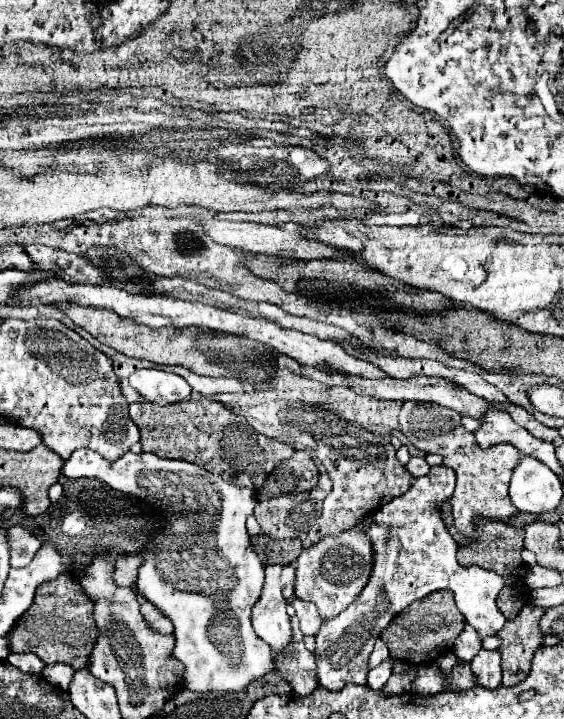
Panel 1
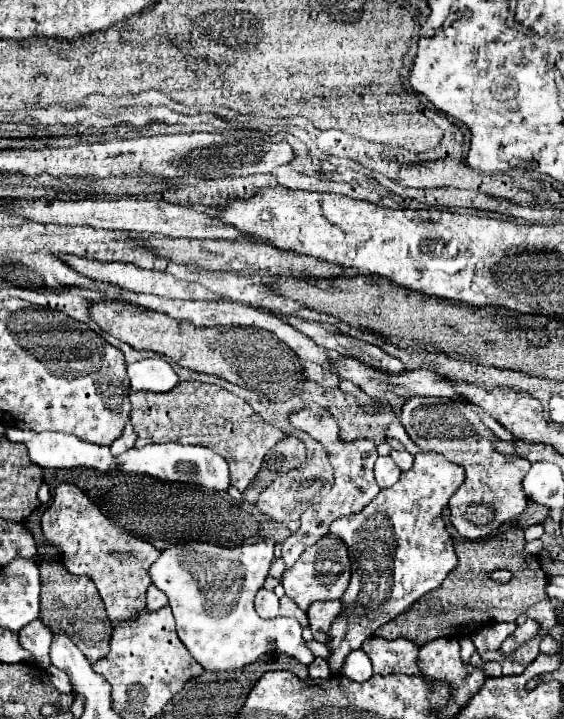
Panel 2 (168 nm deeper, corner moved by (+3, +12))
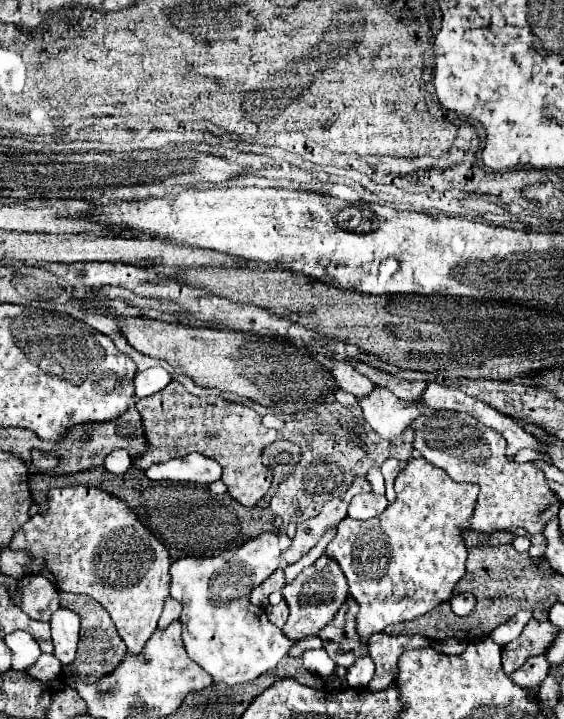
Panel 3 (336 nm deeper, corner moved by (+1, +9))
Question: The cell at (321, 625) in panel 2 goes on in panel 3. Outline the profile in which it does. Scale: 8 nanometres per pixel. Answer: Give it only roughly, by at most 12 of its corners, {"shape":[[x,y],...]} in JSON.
{"shape":[[348,597],[318,635],[342,667],[368,655],[356,633],[358,603]]}

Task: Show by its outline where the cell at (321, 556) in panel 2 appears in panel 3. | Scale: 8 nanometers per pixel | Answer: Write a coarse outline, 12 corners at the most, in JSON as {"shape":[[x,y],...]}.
{"shape":[[318,557],[266,615],[288,639],[318,635],[348,599],[338,563]]}

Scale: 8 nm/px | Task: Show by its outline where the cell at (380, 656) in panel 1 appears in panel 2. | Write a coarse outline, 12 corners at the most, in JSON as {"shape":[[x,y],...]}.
{"shape":[[370,636],[374,674],[418,674],[418,646]]}

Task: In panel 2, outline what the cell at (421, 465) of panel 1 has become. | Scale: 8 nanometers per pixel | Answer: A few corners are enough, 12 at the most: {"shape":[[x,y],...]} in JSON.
{"shape":[[406,450],[390,454],[394,462],[406,472],[414,464],[414,456]]}

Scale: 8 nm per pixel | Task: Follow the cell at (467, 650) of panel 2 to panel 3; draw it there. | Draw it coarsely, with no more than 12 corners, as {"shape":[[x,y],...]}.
{"shape":[[532,657],[512,673],[524,689],[540,689],[548,675],[546,657]]}

